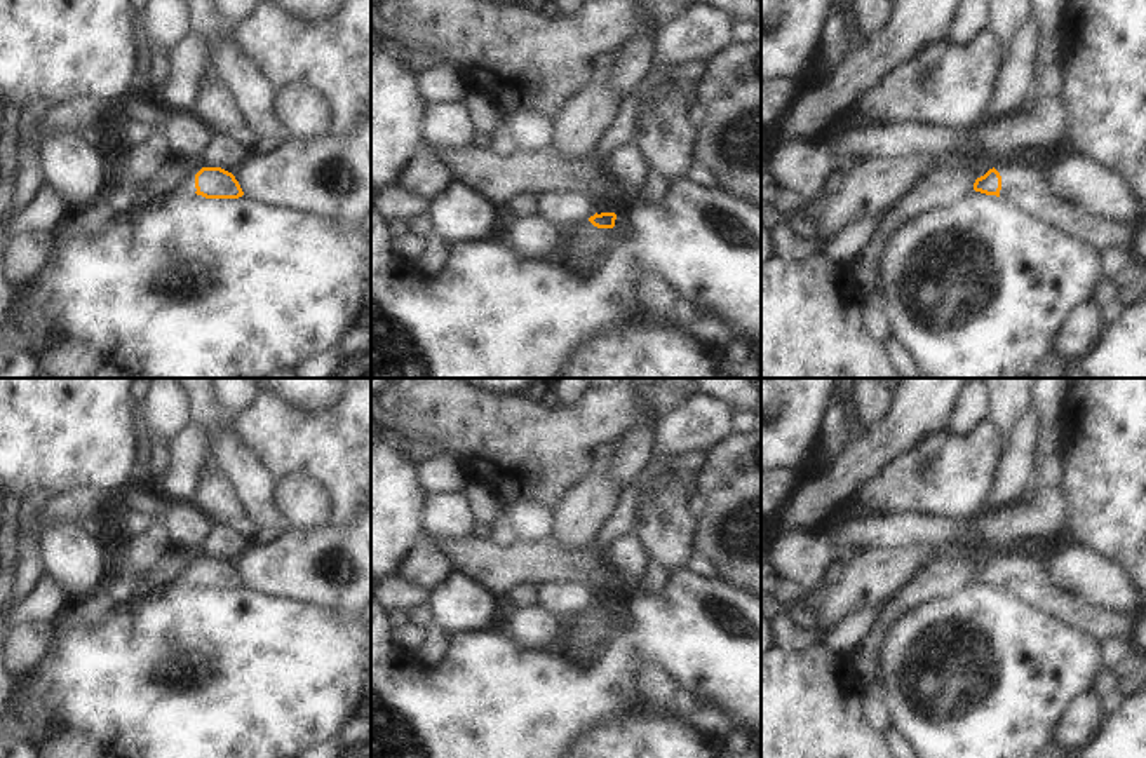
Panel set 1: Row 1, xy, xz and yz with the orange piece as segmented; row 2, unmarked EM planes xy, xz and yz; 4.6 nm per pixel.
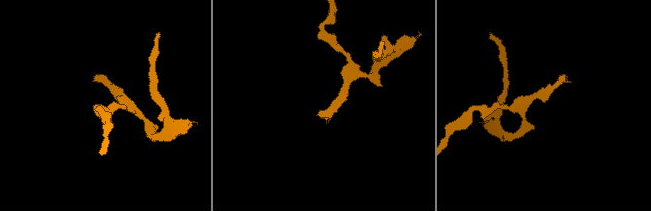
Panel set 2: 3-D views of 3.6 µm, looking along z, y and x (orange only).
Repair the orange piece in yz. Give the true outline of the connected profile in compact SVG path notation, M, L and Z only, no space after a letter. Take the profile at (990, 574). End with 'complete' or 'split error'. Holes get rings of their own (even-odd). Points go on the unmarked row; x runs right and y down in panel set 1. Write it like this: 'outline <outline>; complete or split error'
outline M994 552L993 559L975 570L974 580L996 585L1019 601L1083 629L1099 641L1109 636L1130 640L1141 619L1141 612L1095 606L1059 589L1050 582L1045 566L1031 556Z; split error

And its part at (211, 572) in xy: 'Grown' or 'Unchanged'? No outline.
Grown

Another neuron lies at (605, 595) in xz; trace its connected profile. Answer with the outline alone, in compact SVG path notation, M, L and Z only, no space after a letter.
M601 589L596 592L596 603L615 603L617 610L615 610L615 617L618 620L618 629L624 626L625 622L625 610L627 610L627 594L617 592L613 589Z

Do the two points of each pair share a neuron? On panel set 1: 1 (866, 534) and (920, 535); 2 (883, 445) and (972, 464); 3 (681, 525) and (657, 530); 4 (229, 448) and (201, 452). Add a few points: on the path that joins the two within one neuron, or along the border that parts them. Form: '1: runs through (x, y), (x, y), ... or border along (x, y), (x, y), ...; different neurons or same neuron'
1: runs through (880, 534), (906, 534); same neuron
2: border along (943, 427), (925, 434), (875, 474); different neurons
3: runs through (676, 525), (662, 528); same neuron
4: border along (192, 420), (209, 434), (209, 446), (215, 457); different neurons

